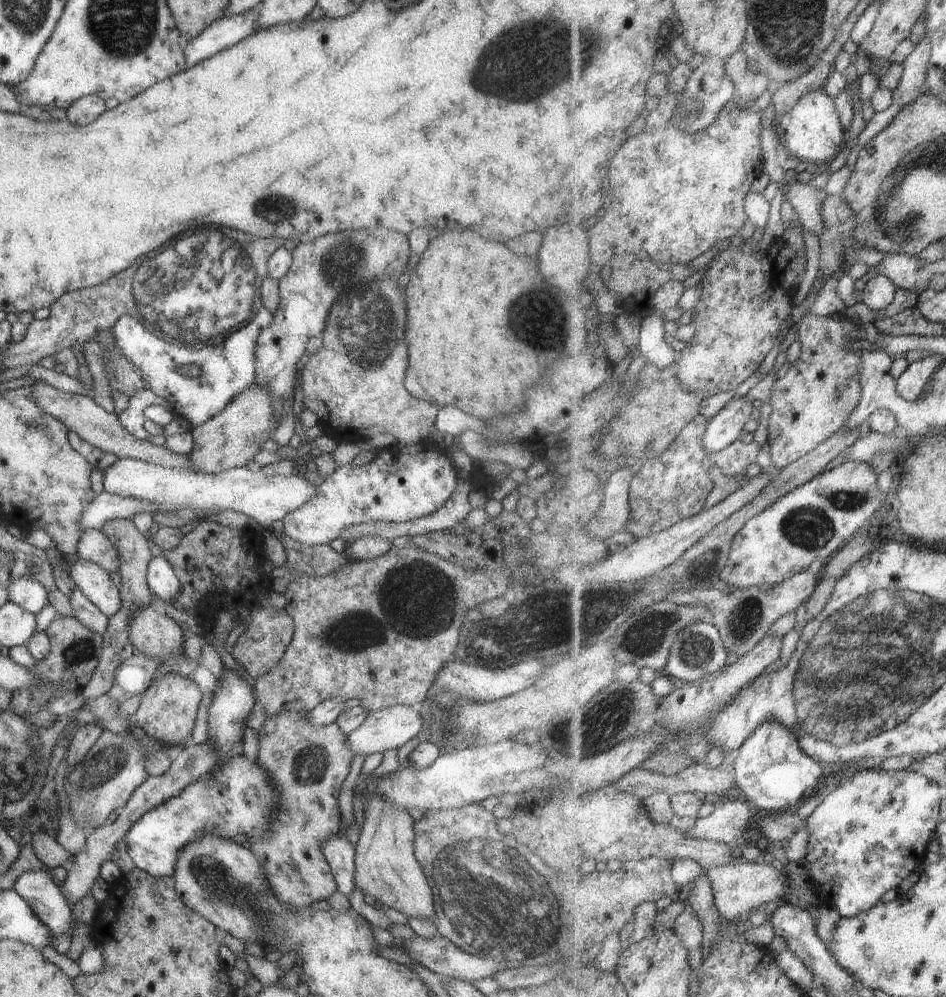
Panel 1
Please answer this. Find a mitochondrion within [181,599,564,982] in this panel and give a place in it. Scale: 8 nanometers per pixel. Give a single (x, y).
(516, 922)

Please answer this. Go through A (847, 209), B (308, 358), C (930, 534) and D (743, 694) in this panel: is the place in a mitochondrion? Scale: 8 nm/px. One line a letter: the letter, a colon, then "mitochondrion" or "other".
A: other
B: other
C: other
D: other

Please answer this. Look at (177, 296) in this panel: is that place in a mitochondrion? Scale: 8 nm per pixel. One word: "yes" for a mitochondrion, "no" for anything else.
yes

